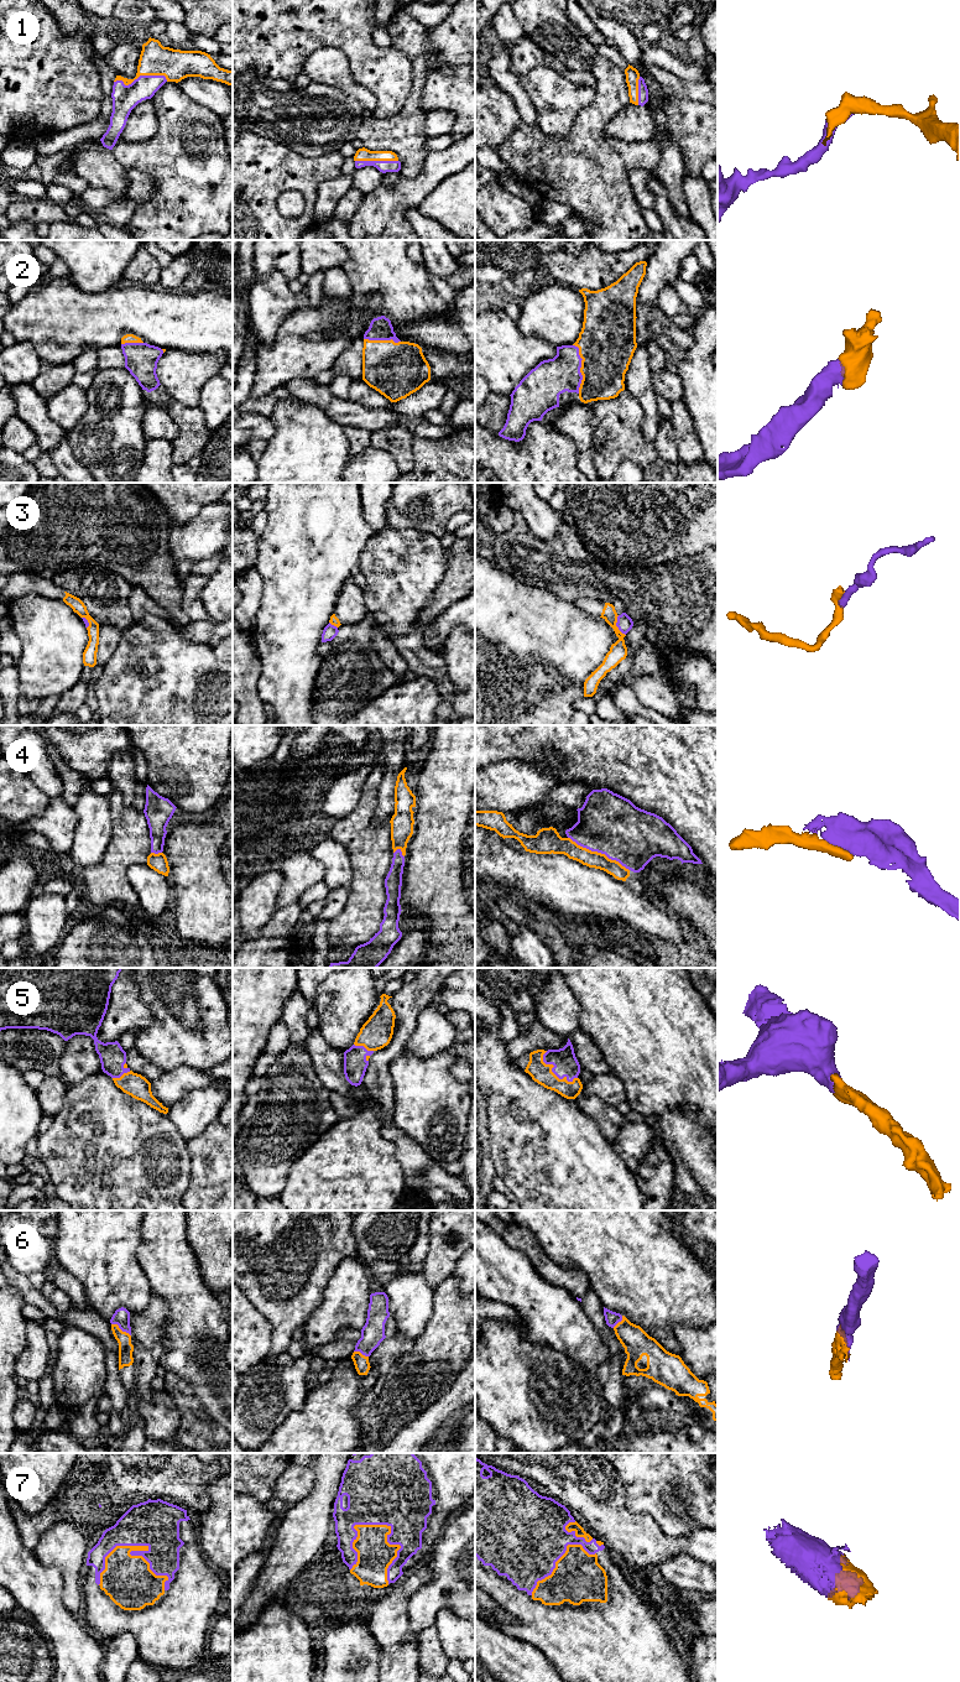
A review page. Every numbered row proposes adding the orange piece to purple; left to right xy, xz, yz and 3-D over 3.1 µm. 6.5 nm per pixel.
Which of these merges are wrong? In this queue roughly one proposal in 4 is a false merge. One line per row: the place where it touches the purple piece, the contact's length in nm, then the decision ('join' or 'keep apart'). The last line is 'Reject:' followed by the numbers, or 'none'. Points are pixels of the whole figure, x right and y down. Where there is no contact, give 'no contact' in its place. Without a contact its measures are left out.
1: xy (140, 76) | 360 nm | join
2: yz (580, 366) | 320 nm | join
3: yz (616, 625) | 140 nm | join
4: yz (599, 852) | 460 nm | join
5: yz (554, 1073) | 280 nm | join
6: xy (121, 1329) | 150 nm | join
7: xy (144, 1545) | 460 nm | join
Reject: none

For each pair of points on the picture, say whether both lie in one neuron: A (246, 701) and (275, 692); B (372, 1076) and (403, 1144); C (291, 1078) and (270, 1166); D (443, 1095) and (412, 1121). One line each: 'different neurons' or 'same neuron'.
A: different neurons
B: different neurons
C: same neuron
D: same neuron

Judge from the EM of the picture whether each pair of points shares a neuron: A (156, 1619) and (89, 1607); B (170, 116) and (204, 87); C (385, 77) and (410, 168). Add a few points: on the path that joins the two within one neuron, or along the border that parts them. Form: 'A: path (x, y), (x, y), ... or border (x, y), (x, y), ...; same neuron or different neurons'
A: path (140, 1607), (105, 1607); same neuron
B: border (177, 83), (189, 98), (215, 114); different neurons
C: border (411, 90), (405, 104), (394, 115), (372, 116); different neurons

